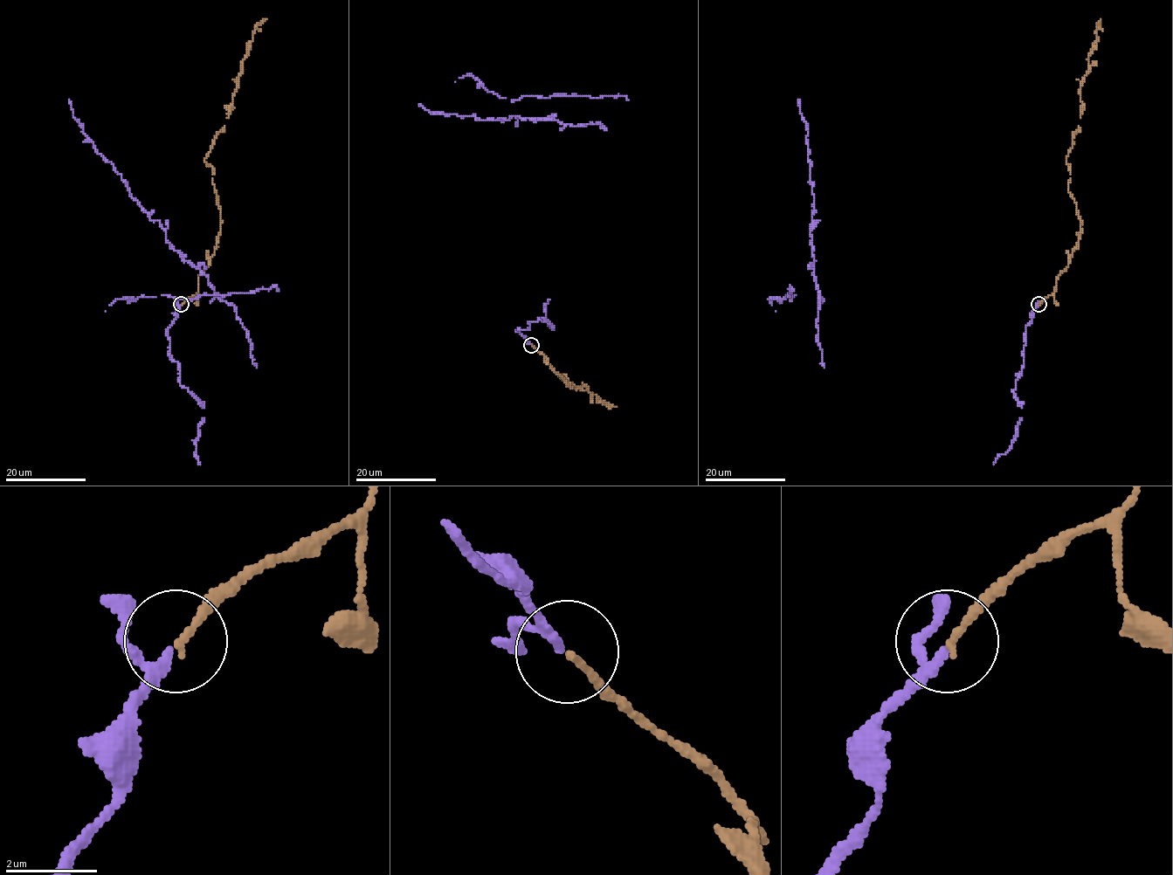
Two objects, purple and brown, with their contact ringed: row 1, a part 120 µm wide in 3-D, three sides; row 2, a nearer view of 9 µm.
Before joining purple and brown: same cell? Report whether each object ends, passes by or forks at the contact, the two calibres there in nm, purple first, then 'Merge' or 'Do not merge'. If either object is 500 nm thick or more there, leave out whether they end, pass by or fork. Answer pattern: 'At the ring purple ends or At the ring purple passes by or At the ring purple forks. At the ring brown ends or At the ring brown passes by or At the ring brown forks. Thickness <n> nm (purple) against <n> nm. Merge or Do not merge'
At the ring purple passes by. At the ring brown ends. Thickness 160 nm (purple) against 170 nm. Merge

